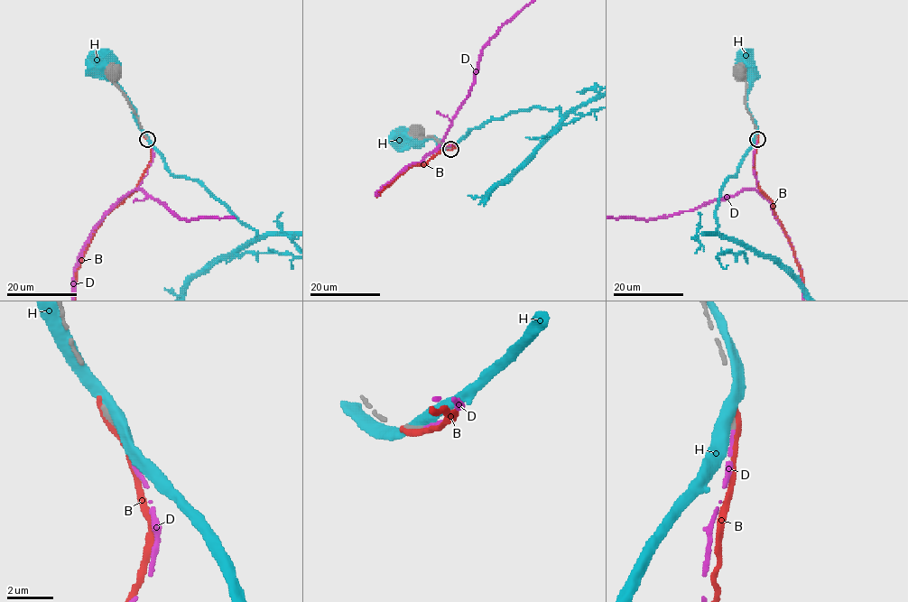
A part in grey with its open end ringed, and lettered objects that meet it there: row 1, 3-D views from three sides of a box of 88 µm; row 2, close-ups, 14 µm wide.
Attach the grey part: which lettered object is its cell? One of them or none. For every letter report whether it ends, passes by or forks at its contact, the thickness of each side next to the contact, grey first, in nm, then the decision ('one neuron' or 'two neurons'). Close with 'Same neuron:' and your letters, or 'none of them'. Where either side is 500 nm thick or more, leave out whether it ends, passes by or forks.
B: it ends; calibres 220 and 420 nm; two neurons
D: it ends; calibres 180 and 130 nm; one neuron
H: it passes by; calibres 220 and 460 nm; two neurons
Same neuron: D

